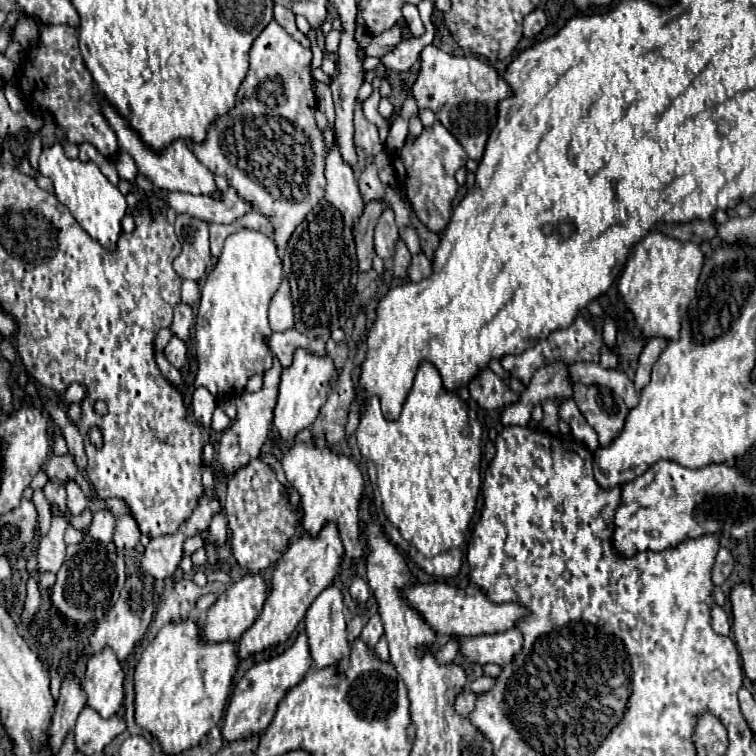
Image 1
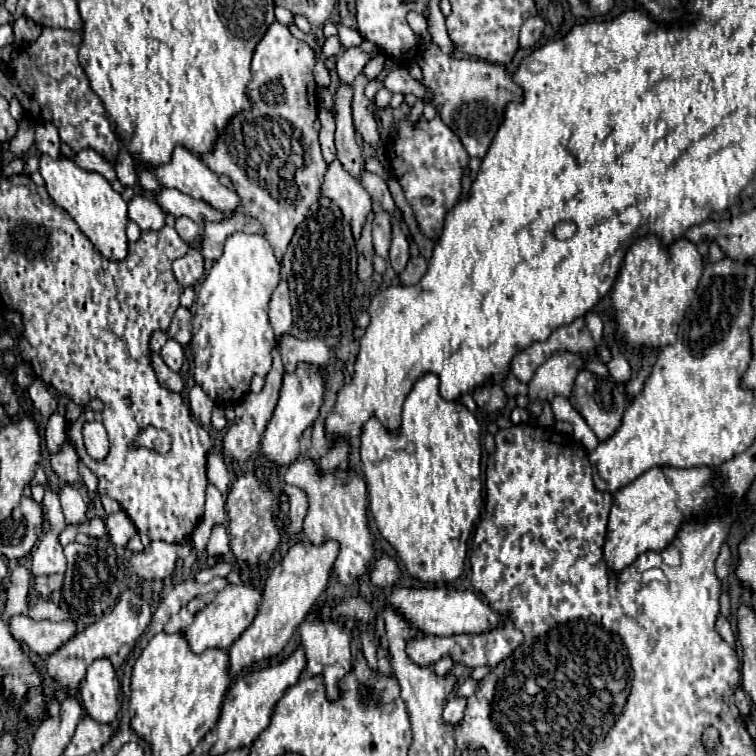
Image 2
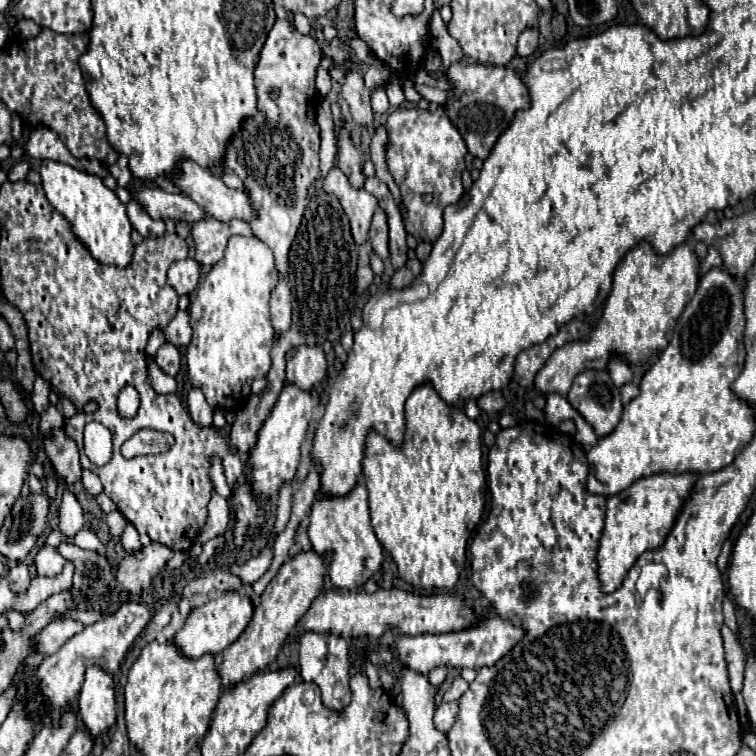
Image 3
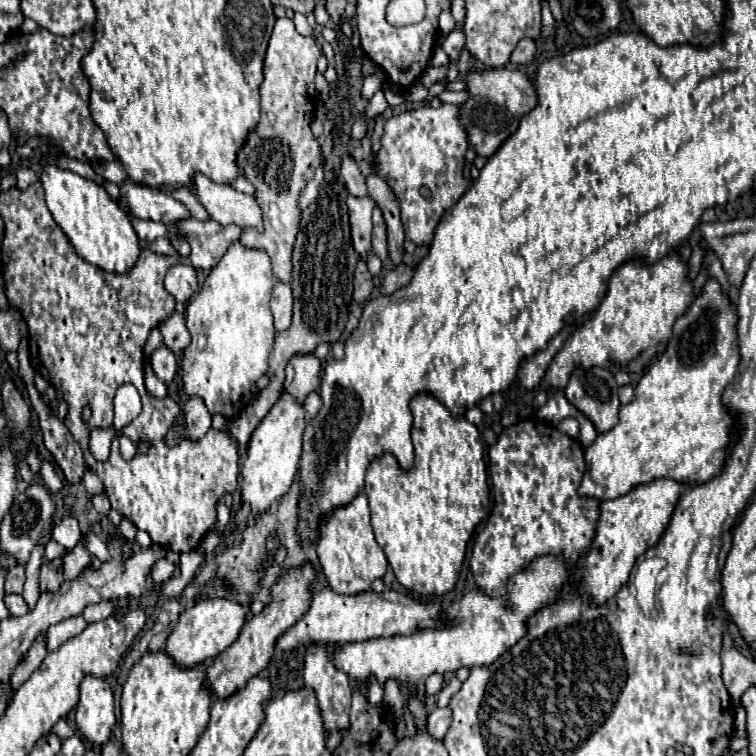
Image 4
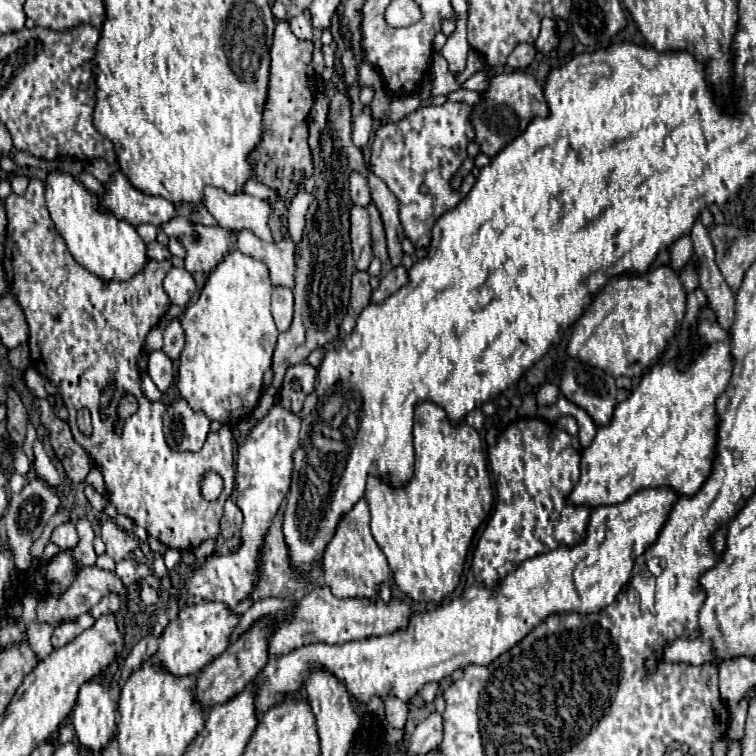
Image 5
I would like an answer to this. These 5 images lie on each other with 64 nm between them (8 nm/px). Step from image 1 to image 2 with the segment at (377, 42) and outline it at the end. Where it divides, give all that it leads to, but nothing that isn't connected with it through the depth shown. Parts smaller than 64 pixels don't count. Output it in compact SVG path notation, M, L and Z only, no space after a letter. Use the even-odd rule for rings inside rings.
M364 40L362 46L358 46L358 48L348 48L336 62L336 74L338 74L340 82L352 84L354 78L364 68L364 64L370 60L370 56L376 56L376 54L378 54L376 46L368 44L368 40Z

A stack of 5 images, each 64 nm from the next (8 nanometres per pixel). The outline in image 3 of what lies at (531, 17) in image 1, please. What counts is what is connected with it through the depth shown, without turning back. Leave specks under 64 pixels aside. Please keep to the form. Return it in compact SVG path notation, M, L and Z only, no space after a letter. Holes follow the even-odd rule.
M528 30L528 32L522 32L520 38L518 38L518 48L516 48L516 54L520 58L528 58L538 46L538 30Z

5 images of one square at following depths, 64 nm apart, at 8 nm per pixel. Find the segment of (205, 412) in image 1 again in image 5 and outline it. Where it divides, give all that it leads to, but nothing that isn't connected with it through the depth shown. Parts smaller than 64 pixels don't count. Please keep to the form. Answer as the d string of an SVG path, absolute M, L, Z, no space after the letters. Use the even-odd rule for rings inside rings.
M180 398L172 400L164 412L166 444L176 452L198 452L208 436L210 420L202 412L192 412Z

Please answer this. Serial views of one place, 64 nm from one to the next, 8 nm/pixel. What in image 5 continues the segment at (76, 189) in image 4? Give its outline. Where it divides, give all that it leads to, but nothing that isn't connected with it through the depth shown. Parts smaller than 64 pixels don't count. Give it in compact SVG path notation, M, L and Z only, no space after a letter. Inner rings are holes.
M50 172L46 180L46 204L50 216L68 244L74 260L100 280L126 282L148 264L148 254L136 228L128 222L116 220L112 214L98 212L96 196L78 184L70 174Z

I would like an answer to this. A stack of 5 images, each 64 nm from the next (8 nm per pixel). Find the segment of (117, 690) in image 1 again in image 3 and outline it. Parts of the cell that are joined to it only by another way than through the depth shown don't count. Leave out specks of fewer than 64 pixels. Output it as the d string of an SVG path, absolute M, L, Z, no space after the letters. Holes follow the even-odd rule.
M102 668L86 670L86 680L78 696L78 718L94 738L108 734L116 724L114 680Z

